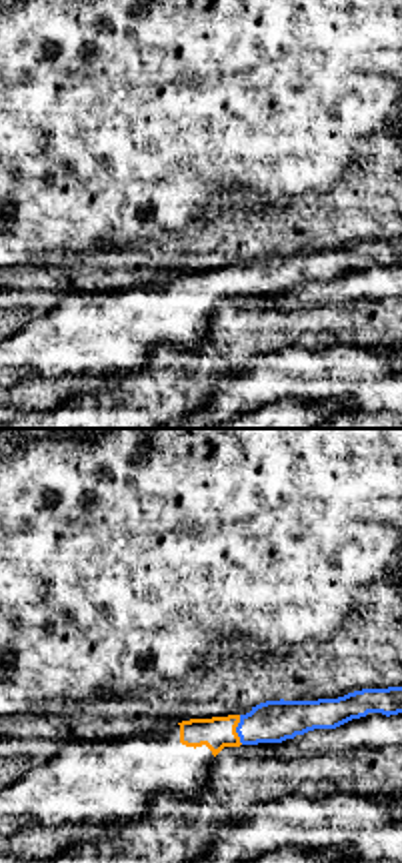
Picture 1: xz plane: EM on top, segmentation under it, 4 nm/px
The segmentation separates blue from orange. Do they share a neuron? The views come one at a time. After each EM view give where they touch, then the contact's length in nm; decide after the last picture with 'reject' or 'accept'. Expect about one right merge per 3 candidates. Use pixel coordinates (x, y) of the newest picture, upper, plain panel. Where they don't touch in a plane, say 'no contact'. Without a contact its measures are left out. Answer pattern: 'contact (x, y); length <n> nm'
contact (236, 281); length 120 nm

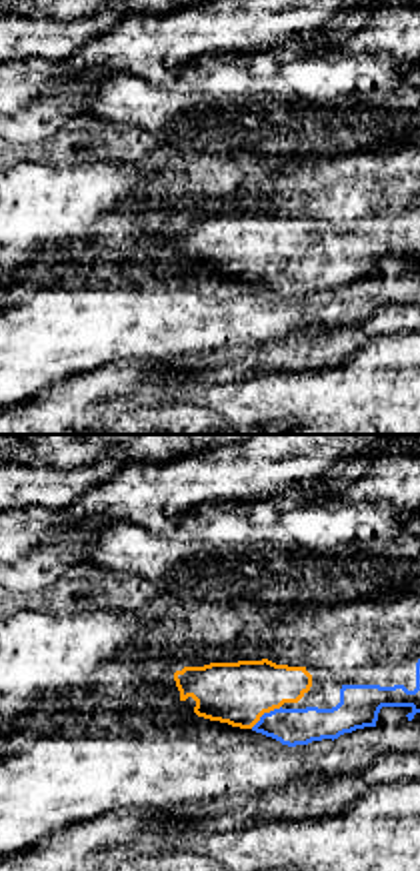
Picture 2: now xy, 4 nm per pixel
contact (264, 265); length 160 nm

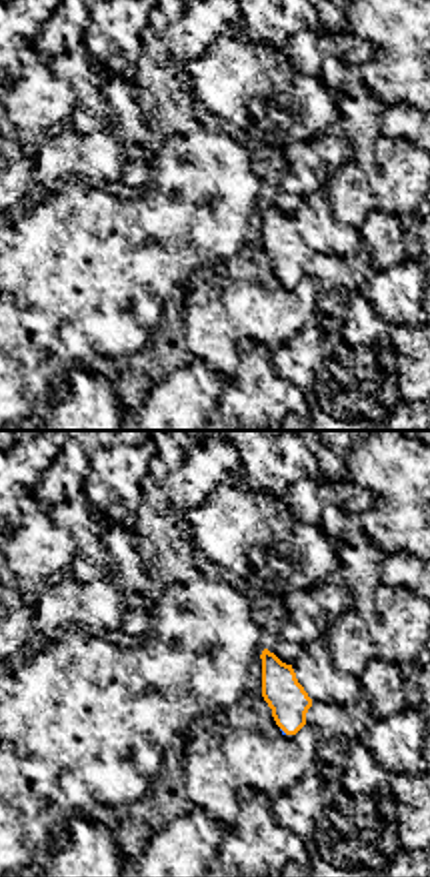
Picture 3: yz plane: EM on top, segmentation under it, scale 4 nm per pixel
contact (282, 283); length 40 nm

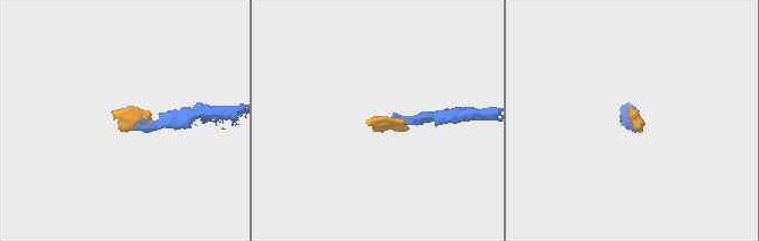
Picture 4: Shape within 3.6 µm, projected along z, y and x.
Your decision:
accept

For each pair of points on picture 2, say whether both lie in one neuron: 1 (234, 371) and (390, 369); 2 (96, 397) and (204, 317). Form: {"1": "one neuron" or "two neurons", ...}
{"1": "two neurons", "2": "two neurons"}

